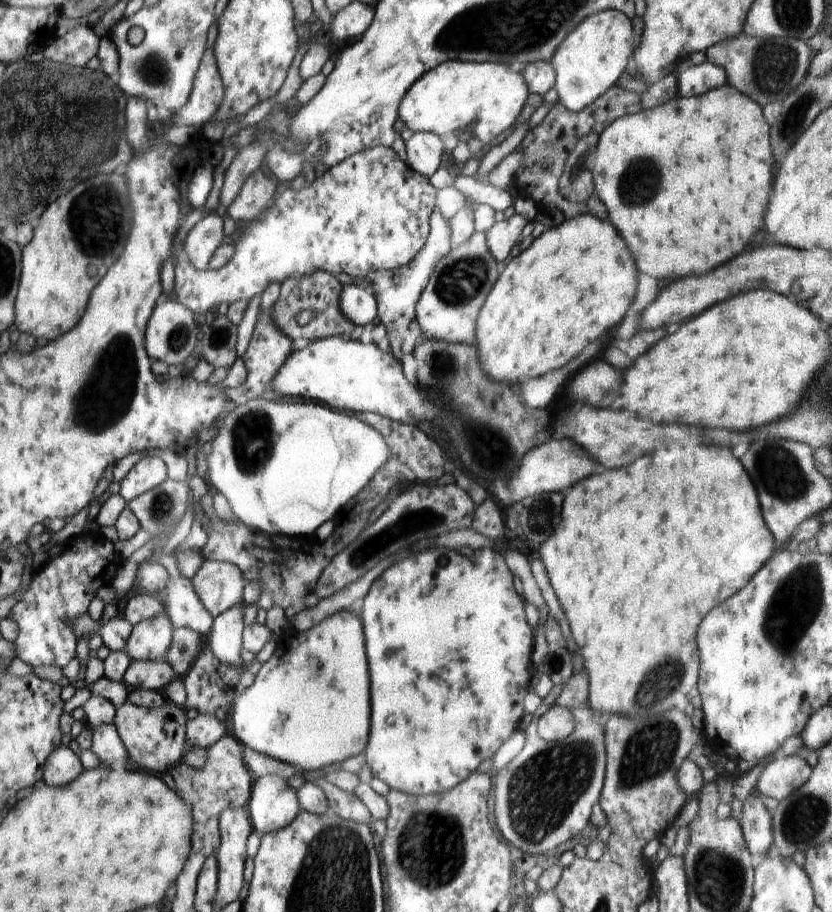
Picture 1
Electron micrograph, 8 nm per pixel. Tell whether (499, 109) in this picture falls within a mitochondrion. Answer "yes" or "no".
no

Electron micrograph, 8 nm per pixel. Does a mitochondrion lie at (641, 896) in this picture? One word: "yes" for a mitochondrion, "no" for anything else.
no

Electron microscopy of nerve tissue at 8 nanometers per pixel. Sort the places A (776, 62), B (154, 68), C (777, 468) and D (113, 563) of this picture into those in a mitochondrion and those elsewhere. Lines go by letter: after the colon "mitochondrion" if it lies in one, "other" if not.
A: mitochondrion
B: mitochondrion
C: mitochondrion
D: other

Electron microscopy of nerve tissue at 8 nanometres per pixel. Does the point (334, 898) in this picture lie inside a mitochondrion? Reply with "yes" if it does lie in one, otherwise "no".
yes

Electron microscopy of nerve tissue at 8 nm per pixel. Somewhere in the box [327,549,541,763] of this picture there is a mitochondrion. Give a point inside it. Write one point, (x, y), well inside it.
(391, 652)

